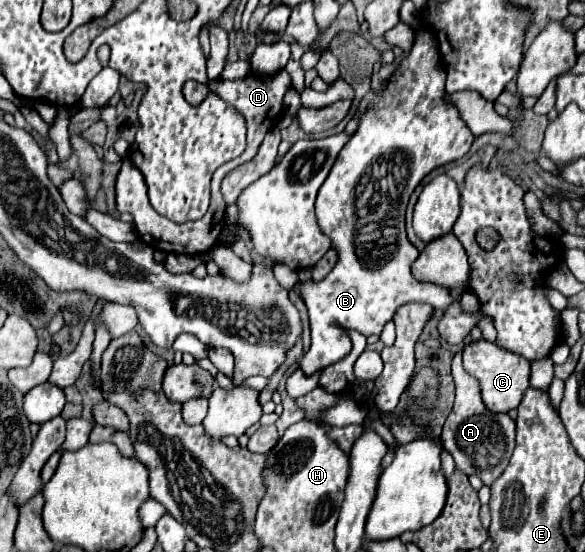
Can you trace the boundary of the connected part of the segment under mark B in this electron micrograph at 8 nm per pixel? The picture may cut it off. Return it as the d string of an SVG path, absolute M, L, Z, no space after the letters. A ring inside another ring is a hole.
M418 29L416 43L410 55L400 61L384 91L370 91L356 111L356 117L360 115L360 125L352 139L340 151L316 199L318 225L332 239L332 247L338 251L338 263L324 279L308 279L300 283L300 297L308 307L312 329L312 347L300 361L300 367L306 375L314 375L350 353L350 329L362 333L364 337L380 335L384 325L394 317L396 309L408 301L422 301L432 305L434 309L444 309L452 303L448 289L416 281L412 277L410 265L418 257L418 249L408 241L404 223L406 203L418 183L432 169L464 157L474 141L474 135L468 133L468 127L460 119L456 107L444 101L444 93L444 69L440 65L438 39L430 31Z

